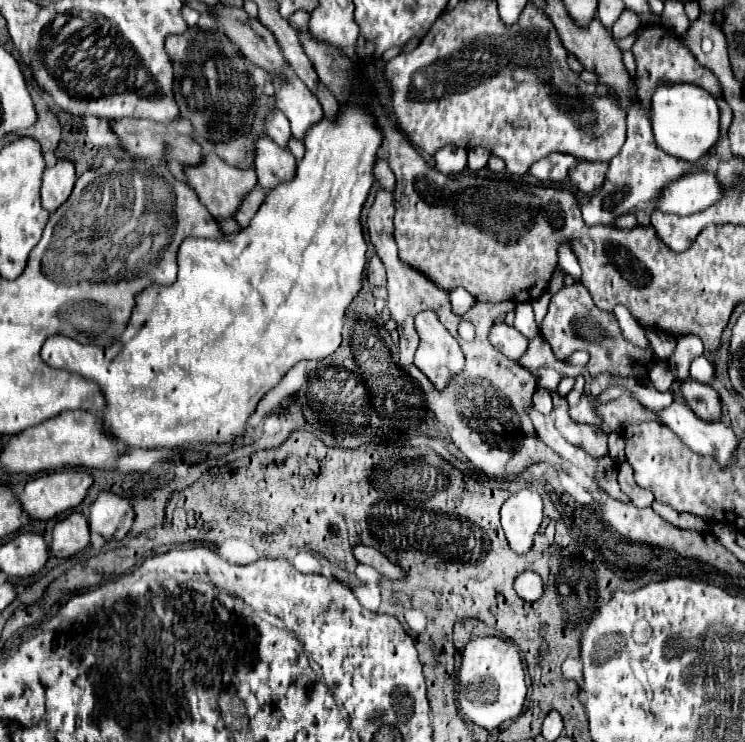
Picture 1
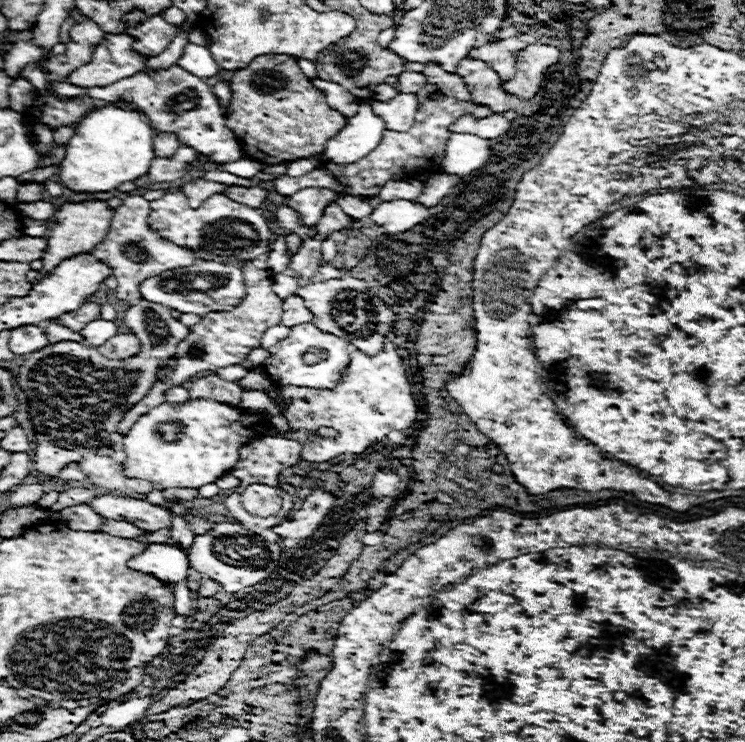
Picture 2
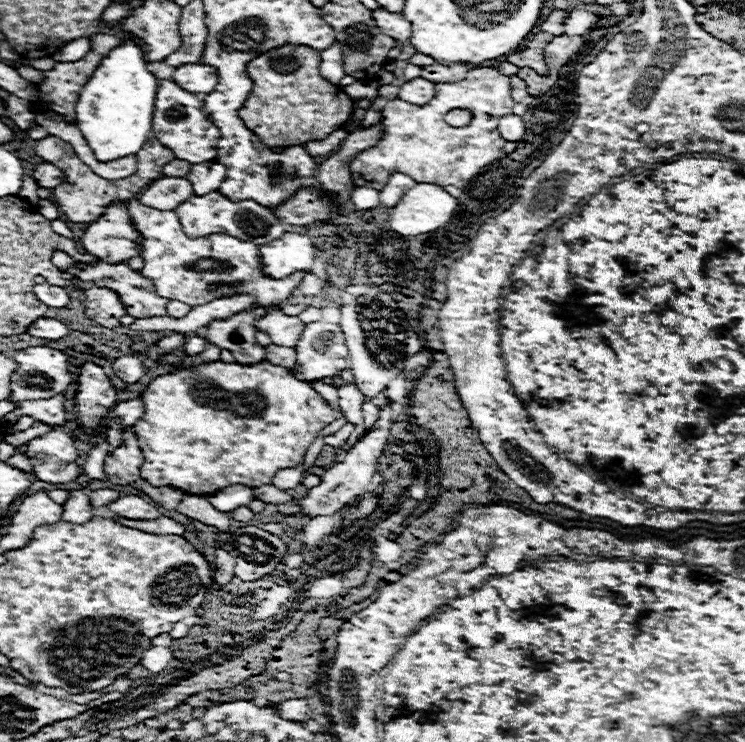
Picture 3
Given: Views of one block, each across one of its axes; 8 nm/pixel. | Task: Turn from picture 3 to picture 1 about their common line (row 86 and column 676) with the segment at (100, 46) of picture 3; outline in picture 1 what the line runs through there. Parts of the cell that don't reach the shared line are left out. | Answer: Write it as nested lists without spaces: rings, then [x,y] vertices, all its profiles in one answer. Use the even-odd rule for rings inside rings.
[[[662,24],[644,26],[632,46],[632,54],[636,58],[636,96],[644,108],[648,108],[650,98],[654,94],[654,88],[660,80],[664,80],[664,82],[690,82],[690,84],[696,84],[696,86],[708,90],[714,96],[722,94],[718,78],[712,72],[708,72],[706,68],[702,68],[698,64],[698,60],[694,58],[694,54],[688,52],[686,44],[682,44],[682,40],[678,36],[674,36],[670,30],[666,30]]]

